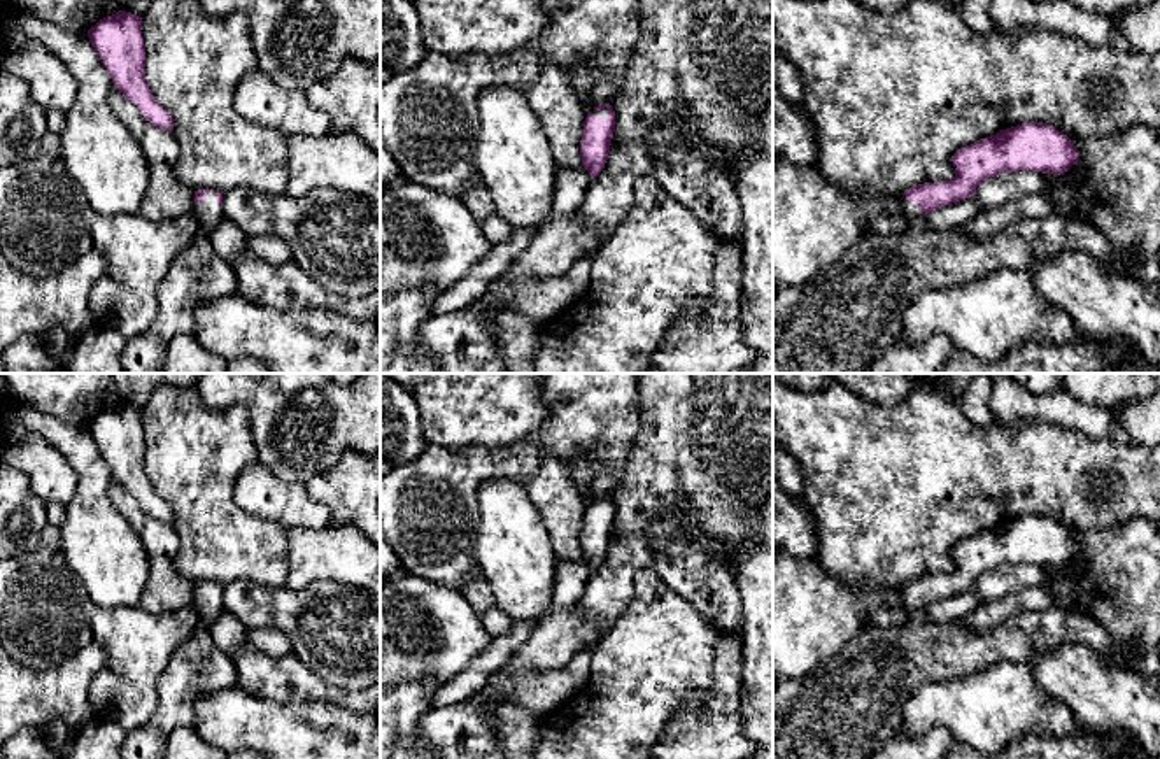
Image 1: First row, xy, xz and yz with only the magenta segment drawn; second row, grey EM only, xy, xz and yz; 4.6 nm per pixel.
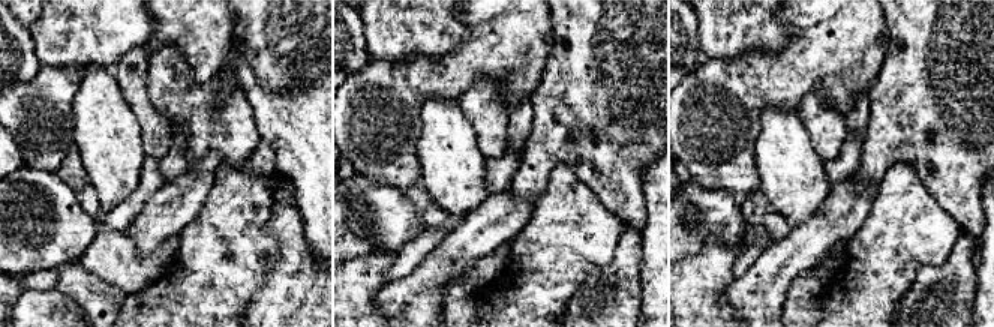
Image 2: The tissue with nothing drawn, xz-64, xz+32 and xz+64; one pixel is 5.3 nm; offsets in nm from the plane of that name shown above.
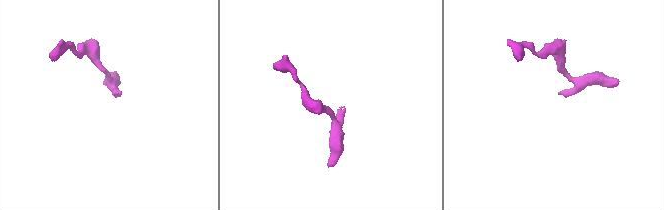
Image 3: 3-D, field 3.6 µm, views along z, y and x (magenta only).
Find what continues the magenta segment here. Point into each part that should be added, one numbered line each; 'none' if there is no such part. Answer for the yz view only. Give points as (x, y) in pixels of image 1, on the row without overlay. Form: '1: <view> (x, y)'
1: yz (887, 617)

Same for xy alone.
1: xy (209, 605)

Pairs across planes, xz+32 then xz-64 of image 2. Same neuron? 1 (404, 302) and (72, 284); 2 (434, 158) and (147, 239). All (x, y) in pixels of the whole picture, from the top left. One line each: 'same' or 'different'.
1: different
2: different

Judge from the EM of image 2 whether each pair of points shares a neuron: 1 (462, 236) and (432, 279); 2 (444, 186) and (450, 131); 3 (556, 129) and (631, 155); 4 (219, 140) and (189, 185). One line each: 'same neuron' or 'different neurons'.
1: same neuron
2: same neuron
3: same neuron
4: different neurons

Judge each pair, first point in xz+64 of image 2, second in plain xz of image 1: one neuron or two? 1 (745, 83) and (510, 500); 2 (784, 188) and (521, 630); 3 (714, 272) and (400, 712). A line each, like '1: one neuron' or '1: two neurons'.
1: two neurons
2: two neurons
3: one neuron

